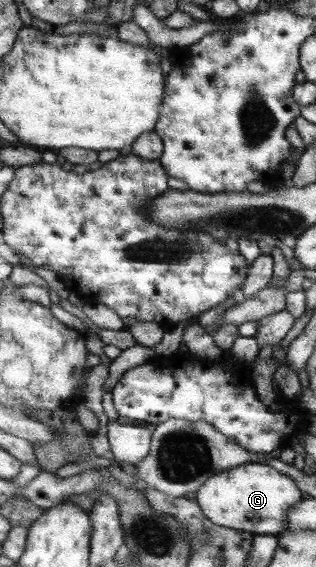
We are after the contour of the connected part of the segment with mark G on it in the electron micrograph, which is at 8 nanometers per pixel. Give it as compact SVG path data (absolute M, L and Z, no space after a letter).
M245 462L209 476L195 490L195 501L212 524L253 535L276 535L285 527L285 512L300 500L300 493L291 478L265 464Z

